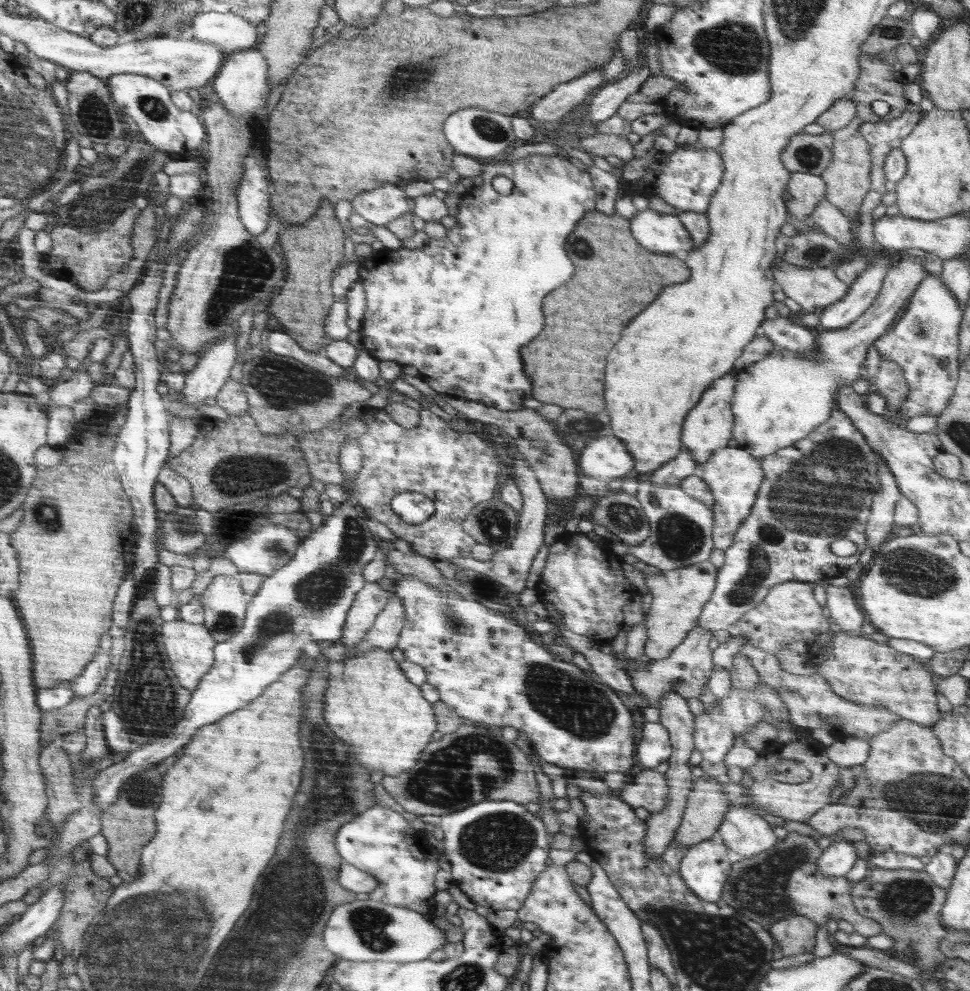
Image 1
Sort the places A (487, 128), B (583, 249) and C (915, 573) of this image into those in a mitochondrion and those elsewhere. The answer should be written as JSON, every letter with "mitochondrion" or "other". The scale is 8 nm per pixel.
{"A":"mitochondrion","B":"mitochondrion","C":"mitochondrion"}

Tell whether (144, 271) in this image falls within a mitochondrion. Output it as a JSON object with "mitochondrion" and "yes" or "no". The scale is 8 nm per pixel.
{"mitochondrion":"no"}

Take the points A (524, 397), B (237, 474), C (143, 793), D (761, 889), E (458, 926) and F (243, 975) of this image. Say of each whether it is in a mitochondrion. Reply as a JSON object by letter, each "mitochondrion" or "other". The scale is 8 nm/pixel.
{"A":"other","B":"mitochondrion","C":"mitochondrion","D":"mitochondrion","E":"other","F":"mitochondrion"}

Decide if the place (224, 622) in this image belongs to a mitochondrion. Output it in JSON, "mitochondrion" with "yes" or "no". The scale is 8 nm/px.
{"mitochondrion":"yes"}

